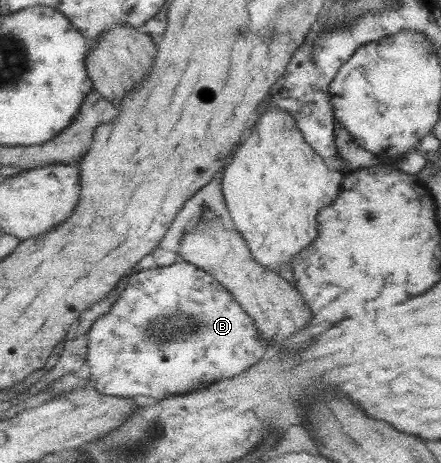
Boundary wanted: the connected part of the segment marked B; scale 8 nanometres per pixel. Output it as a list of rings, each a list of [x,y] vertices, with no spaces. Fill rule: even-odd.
[[[176,259],[174,264],[159,266],[148,270],[136,270],[129,276],[128,287],[122,292],[118,302],[110,309],[108,314],[96,320],[94,328],[90,330],[89,340],[84,343],[87,355],[87,364],[92,368],[90,384],[95,390],[110,396],[132,398],[132,396],[151,396],[157,399],[193,393],[194,391],[208,388],[208,384],[214,385],[218,380],[232,378],[240,372],[244,372],[254,362],[259,362],[264,354],[269,353],[270,346],[266,341],[261,341],[255,324],[251,318],[240,308],[240,305],[230,296],[230,293],[207,271],[181,259]]]

